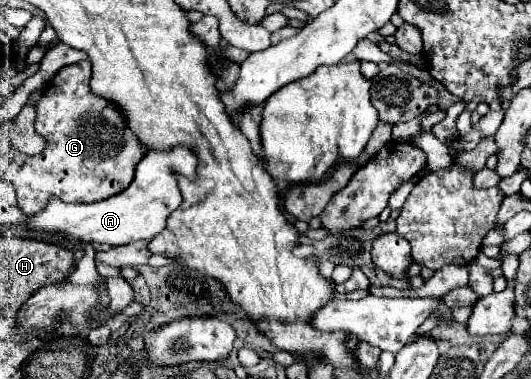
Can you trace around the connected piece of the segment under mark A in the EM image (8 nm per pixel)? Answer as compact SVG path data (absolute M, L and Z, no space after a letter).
M175 147L171 151L149 151L135 167L135 177L131 185L117 193L115 197L91 203L91 205L71 205L57 197L51 197L47 207L25 219L25 227L37 235L45 237L65 237L83 243L107 243L107 245L127 245L135 241L149 241L163 231L165 219L181 203L181 191L177 187L175 173L195 179L197 157L187 147Z

